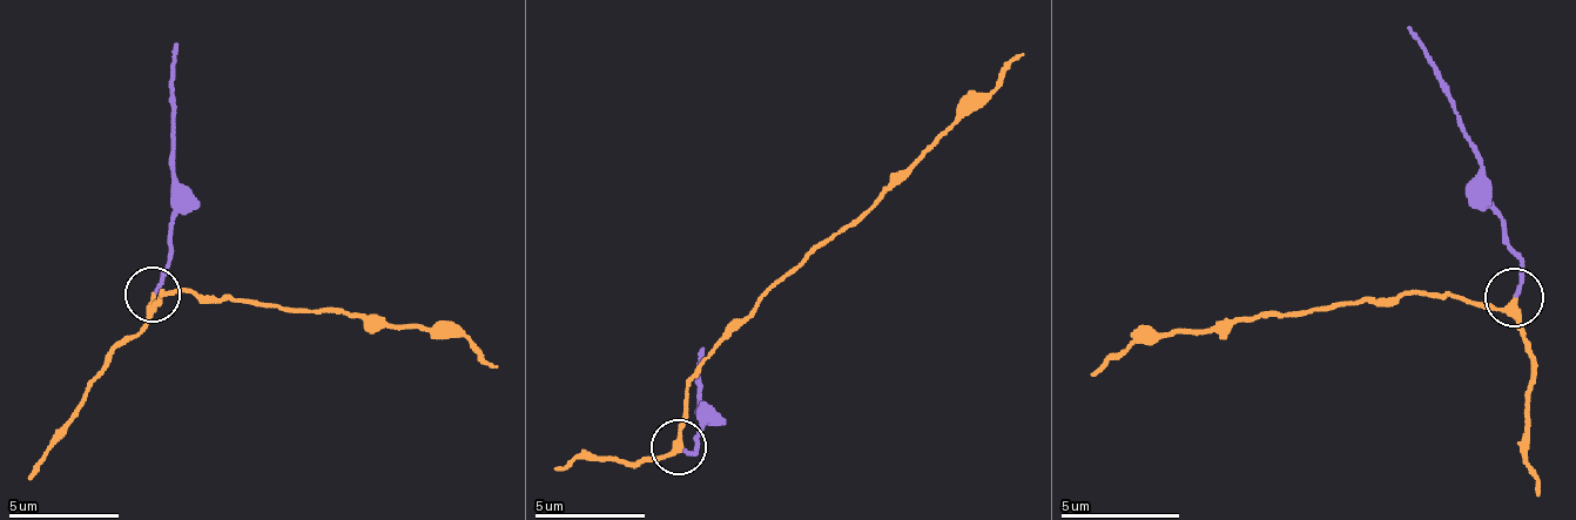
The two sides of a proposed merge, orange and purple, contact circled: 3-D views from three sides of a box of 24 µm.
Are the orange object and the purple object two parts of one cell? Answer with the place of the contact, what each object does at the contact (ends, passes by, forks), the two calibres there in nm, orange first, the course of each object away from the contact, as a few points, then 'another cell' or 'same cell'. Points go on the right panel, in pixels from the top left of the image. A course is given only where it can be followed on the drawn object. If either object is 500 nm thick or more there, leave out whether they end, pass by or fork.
place (1514, 297); orange passes by; purple ends; calibres 280 and 160 nm; course orange (1513, 296), (1483, 308), (1441, 296), (1340, 302), (1144, 331), (1090, 372); course purple (1513, 296), (1519, 254), (1483, 159), (1441, 69), (1406, 28); same cell

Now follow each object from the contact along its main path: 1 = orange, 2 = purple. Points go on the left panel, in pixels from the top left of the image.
1: (154, 294), (154, 304), (159, 294), (248, 298), (452, 326), (496, 365)
2: (154, 294), (170, 255), (175, 166), (170, 83), (175, 45)

